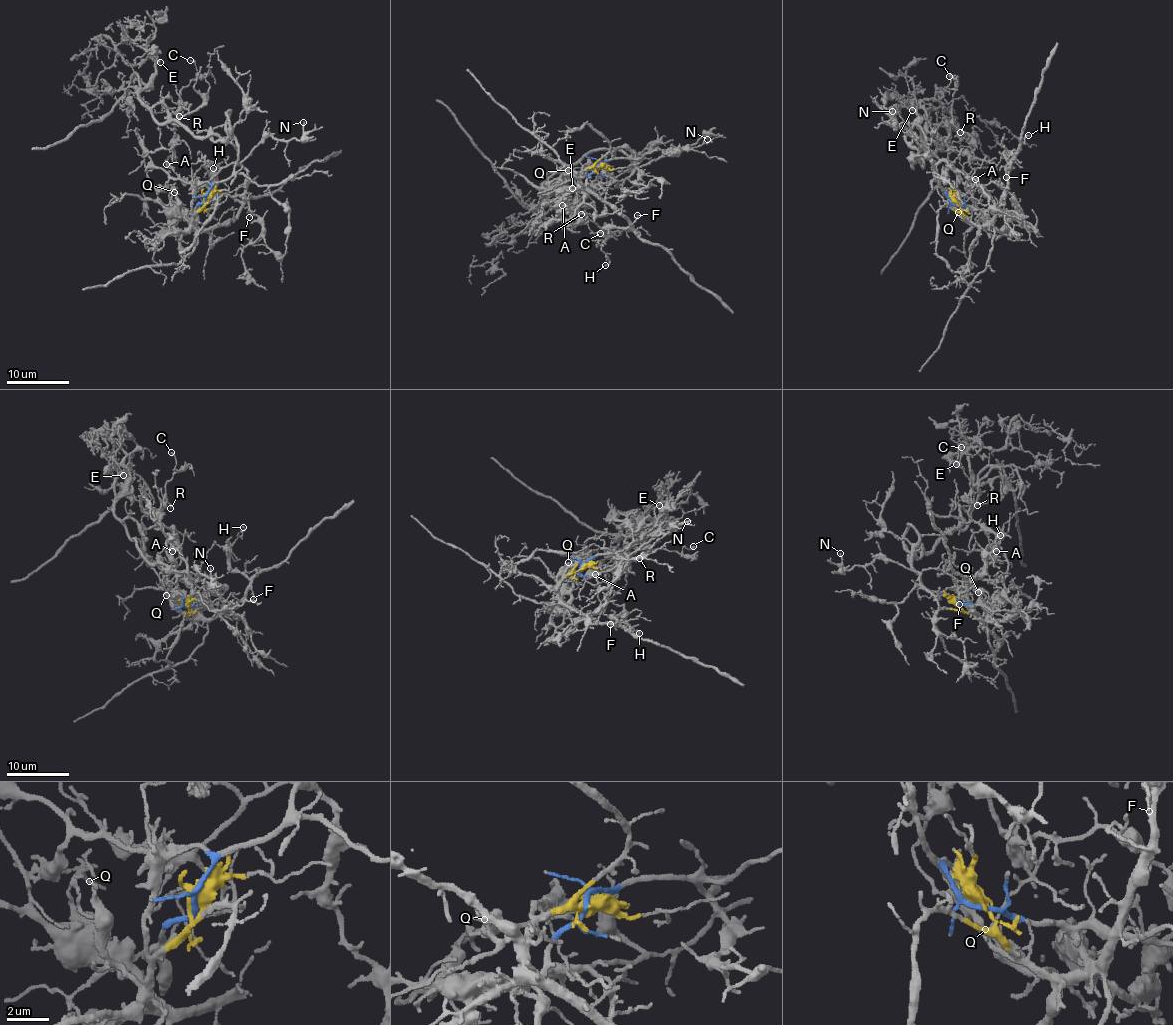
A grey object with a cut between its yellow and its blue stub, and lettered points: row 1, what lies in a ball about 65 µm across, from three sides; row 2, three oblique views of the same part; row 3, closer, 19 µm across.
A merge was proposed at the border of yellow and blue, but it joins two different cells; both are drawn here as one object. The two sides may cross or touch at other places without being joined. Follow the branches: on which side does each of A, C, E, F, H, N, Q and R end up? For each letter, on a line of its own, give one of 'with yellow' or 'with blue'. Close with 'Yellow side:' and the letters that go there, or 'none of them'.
A: with blue
C: with blue
E: with blue
F: with yellow
H: with yellow
N: with blue
Q: with yellow
R: with blue
Yellow side: F, H, Q

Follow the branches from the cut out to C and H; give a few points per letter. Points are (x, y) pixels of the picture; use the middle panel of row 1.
C: (598, 166), (628, 157), (636, 168), (566, 197), (572, 209), (580, 196), (587, 219), (606, 225), (600, 233)
H: (598, 166), (581, 174), (581, 184), (600, 196), (630, 226), (606, 230), (602, 248), (609, 262), (605, 265)

